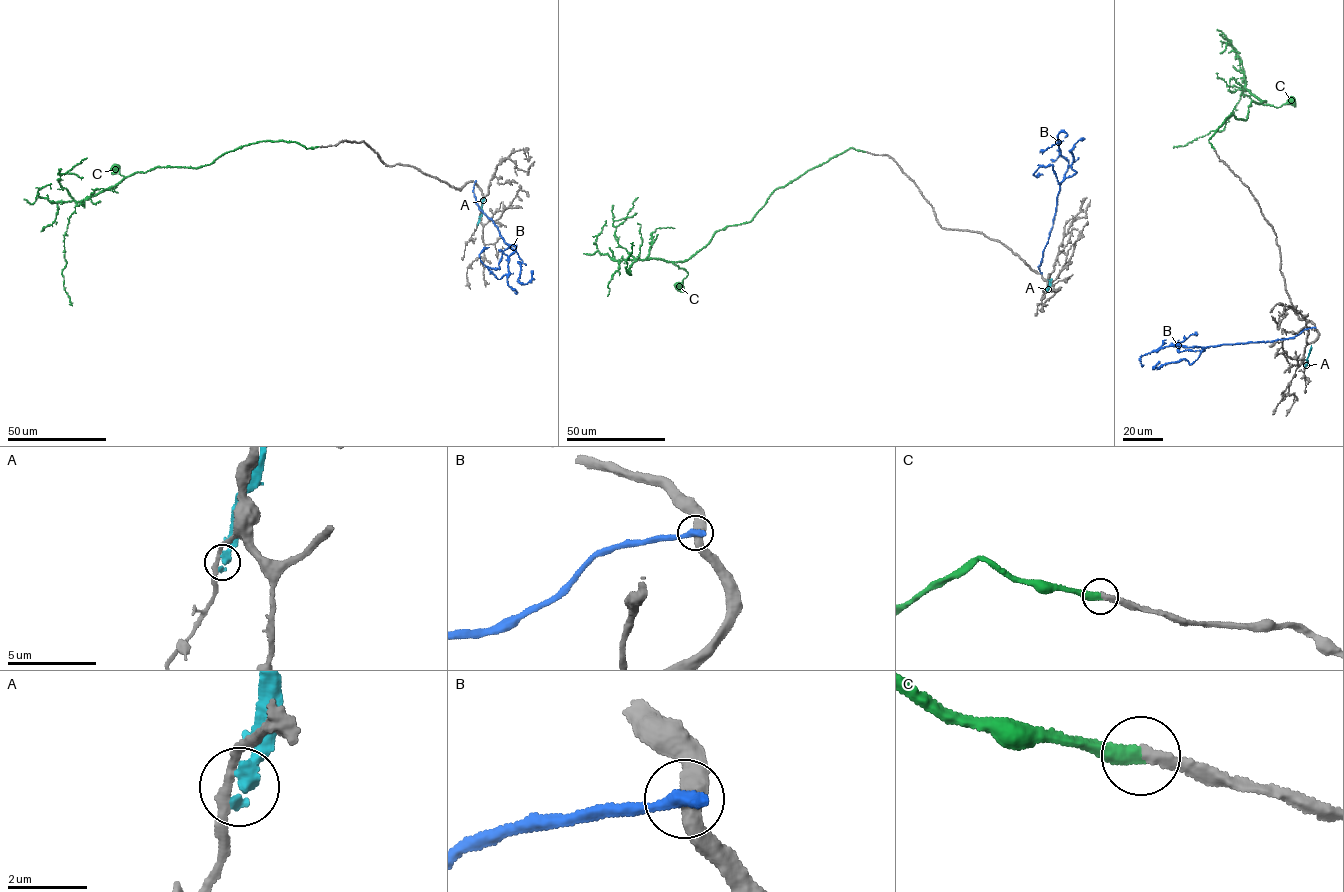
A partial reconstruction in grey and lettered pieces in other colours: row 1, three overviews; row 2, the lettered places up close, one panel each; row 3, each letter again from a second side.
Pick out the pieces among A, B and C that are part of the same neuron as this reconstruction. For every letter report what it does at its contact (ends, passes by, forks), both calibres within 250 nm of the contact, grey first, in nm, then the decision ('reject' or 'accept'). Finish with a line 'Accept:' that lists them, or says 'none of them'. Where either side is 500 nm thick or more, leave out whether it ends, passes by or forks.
A: it ends there; 220 nm thick on the grey side, 440 nm on the other; reject
B: it ends there; 420 nm thick on the grey side, 420 nm on the other; reject
C: it ends there; 280 nm thick on the grey side, 400 nm on the other; accept
Accept: C

